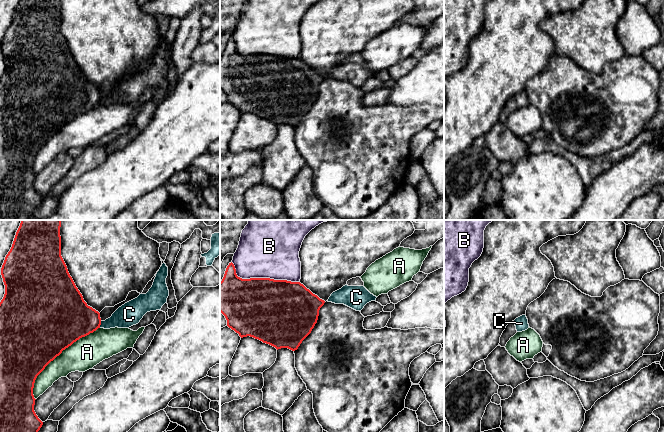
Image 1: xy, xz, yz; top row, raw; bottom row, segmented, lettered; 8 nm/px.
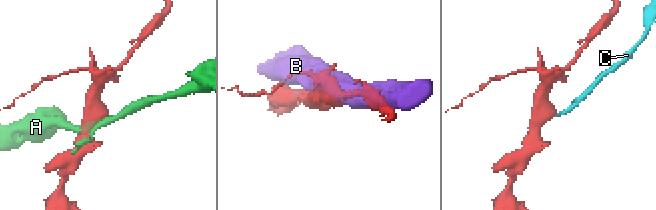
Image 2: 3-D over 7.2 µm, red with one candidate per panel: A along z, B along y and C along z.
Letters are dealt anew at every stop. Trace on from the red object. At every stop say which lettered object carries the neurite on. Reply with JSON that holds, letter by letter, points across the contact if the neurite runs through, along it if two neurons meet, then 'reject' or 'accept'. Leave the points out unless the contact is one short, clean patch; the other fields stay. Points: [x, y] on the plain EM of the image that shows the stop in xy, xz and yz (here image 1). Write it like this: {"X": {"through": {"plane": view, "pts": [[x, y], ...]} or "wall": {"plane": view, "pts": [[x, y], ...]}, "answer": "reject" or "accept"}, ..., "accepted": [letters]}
{"A": {"answer": "reject"}, "B": {"answer": "reject"}, "C": {"wall": {"plane": "xy", "pts": [[101, 97], [99, 103]]}, "answer": "reject"}, "accepted": []}

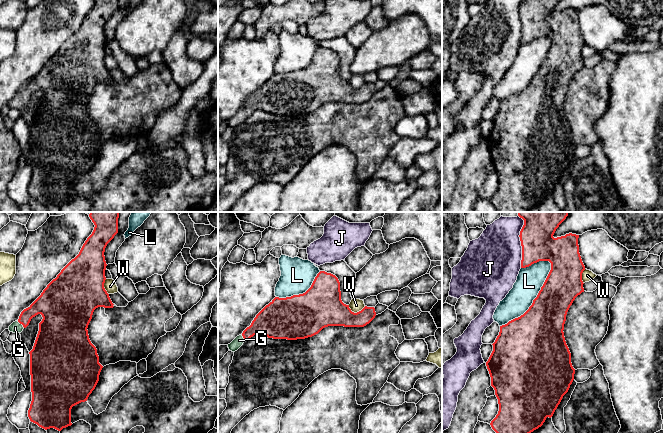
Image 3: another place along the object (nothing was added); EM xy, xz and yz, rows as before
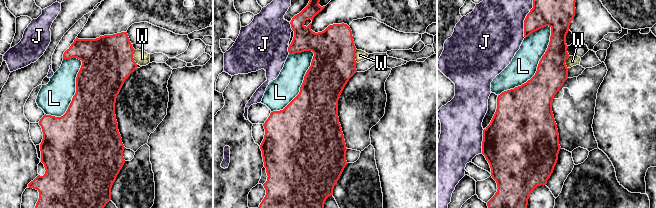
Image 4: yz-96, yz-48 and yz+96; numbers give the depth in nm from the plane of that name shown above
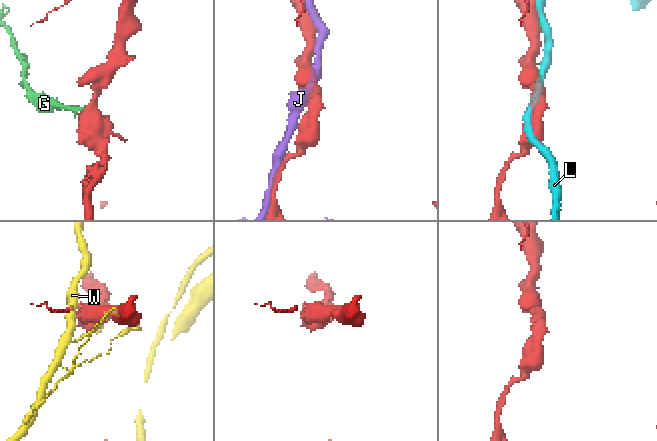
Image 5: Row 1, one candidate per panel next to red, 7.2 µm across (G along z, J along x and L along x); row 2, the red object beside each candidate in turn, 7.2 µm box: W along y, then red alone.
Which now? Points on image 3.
{"G": {"answer": "accept"}, "J": {"answer": "reject"}, "L": {"answer": "reject"}, "W": {"answer": "reject"}, "accepted": ["G"]}

